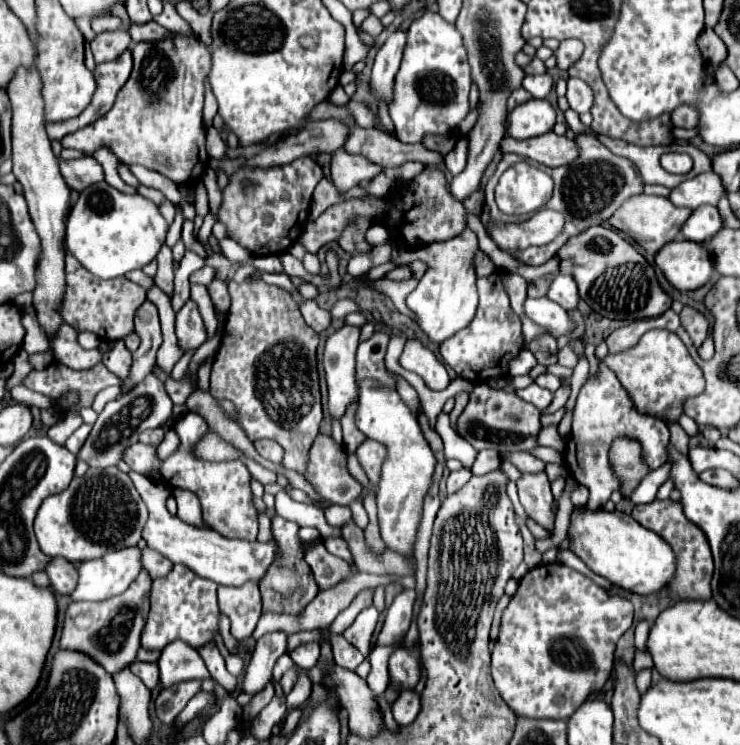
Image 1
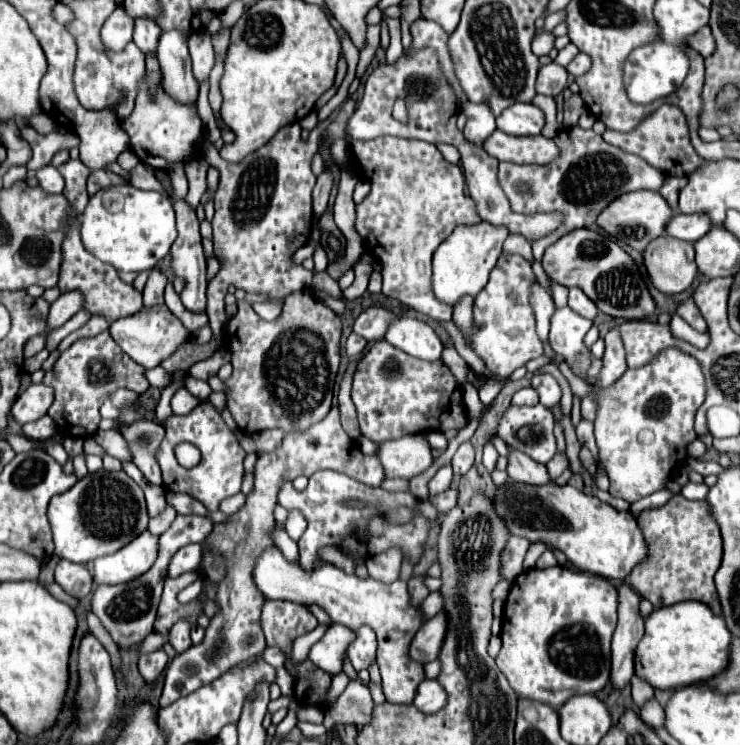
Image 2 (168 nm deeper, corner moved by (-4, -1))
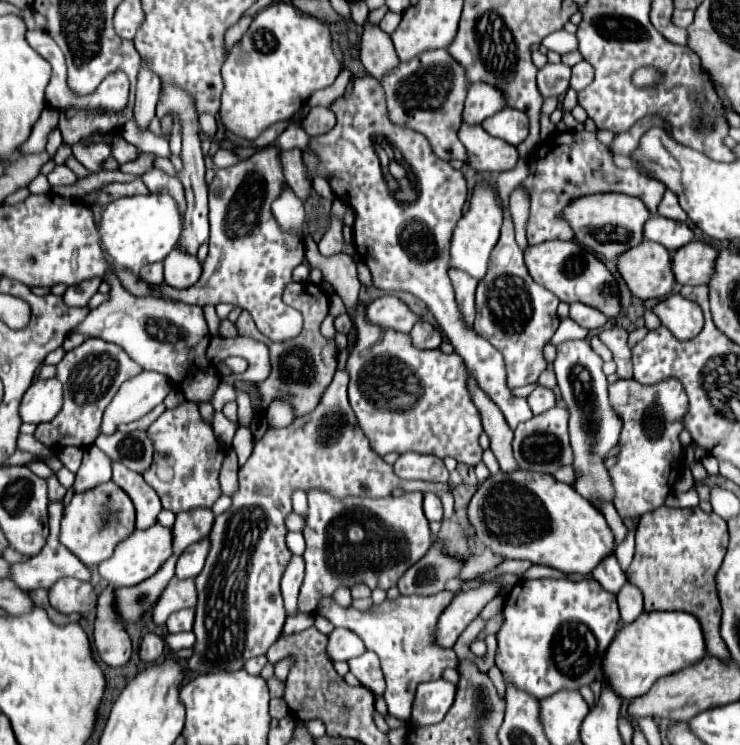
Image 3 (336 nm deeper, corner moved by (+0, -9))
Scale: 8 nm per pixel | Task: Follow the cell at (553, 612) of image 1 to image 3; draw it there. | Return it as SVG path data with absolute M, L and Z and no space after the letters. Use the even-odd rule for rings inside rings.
M545 578L545 580L521 580L515 584L515 588L509 592L507 600L505 600L505 624L501 626L501 630L497 632L497 642L499 642L499 648L497 648L497 654L495 654L495 662L499 666L499 670L503 672L503 678L505 682L511 682L515 684L517 688L533 694L537 700L541 698L547 698L559 690L579 690L579 686L587 686L591 684L595 678L601 678L601 660L603 660L603 654L607 650L607 646L611 644L611 640L615 638L619 630L619 608L617 608L617 598L613 594L609 594L603 586L597 586L597 580L595 578L589 578L589 580L579 580L579 582L573 582L573 580L555 580L555 578Z

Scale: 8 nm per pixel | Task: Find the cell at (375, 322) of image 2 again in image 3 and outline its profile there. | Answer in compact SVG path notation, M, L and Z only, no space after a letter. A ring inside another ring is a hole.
M387 294L373 300L367 306L367 318L373 324L391 326L393 330L401 330L401 332L409 332L413 324L419 320L419 316L413 314L407 304L403 304L397 296L387 296Z

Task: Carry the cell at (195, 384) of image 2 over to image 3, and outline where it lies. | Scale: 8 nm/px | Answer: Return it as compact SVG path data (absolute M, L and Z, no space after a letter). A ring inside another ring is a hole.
M221 382L221 384L219 384L219 388L217 388L217 392L213 394L211 404L213 404L213 408L219 412L219 410L223 410L223 406L225 406L227 402L235 402L235 400L237 400L237 394L235 394L233 384Z

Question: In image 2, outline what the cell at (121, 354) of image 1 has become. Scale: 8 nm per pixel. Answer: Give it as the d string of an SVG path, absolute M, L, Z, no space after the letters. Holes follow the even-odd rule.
M157 366L157 374L153 374L151 370L147 370L145 372L145 378L149 380L151 386L161 386L161 388L165 388L171 382L171 376L161 366Z

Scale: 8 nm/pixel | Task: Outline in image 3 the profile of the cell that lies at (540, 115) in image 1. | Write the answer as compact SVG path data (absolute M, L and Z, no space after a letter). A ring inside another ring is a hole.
M503 108L495 116L485 118L485 122L481 122L481 126L495 138L511 142L513 146L521 144L529 134L529 120L527 120L525 112L515 110L515 108Z

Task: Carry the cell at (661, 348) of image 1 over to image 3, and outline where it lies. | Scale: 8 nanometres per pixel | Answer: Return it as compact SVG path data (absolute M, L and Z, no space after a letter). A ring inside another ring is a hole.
M617 380L609 384L611 406L623 418L621 452L617 454L617 464L611 468L615 486L613 504L621 518L641 518L643 514L663 506L683 470L679 434L689 406L683 392L683 386L675 380L659 382L657 386L643 386L637 380Z

